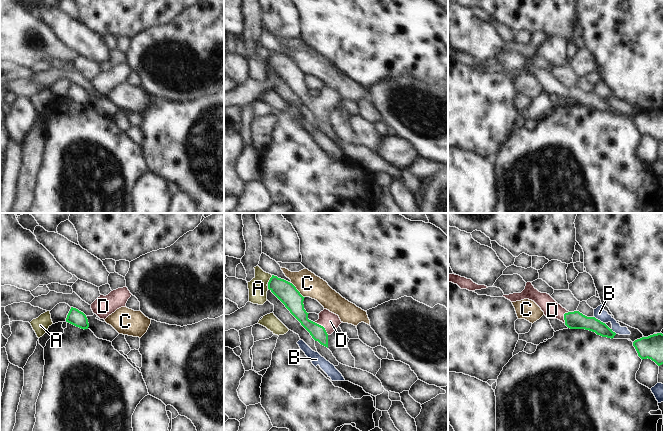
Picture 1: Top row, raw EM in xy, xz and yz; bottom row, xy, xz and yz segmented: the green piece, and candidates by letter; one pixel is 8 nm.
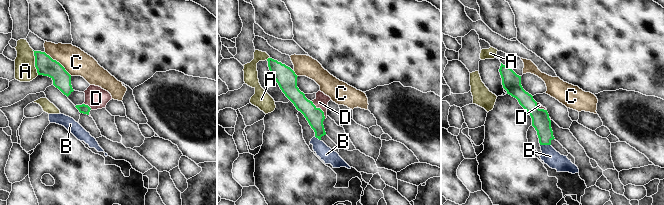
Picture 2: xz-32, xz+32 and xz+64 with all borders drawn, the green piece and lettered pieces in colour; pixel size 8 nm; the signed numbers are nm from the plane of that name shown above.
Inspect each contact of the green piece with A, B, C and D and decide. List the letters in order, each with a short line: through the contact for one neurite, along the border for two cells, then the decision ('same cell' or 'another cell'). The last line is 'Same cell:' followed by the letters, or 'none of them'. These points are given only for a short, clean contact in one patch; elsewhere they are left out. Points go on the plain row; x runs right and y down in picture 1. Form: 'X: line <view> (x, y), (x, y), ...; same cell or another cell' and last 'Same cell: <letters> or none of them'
A: line xz (272, 51), (267, 59); another cell
B: line yz (593, 92), (604, 99); another cell
C: another cell
D: line xz (318, 108), (322, 102), (330, 97); same cell
Same cell: D

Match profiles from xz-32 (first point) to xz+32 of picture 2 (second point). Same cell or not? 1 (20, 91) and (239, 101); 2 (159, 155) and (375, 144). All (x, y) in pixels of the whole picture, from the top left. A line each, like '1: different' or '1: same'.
1: same
2: different

